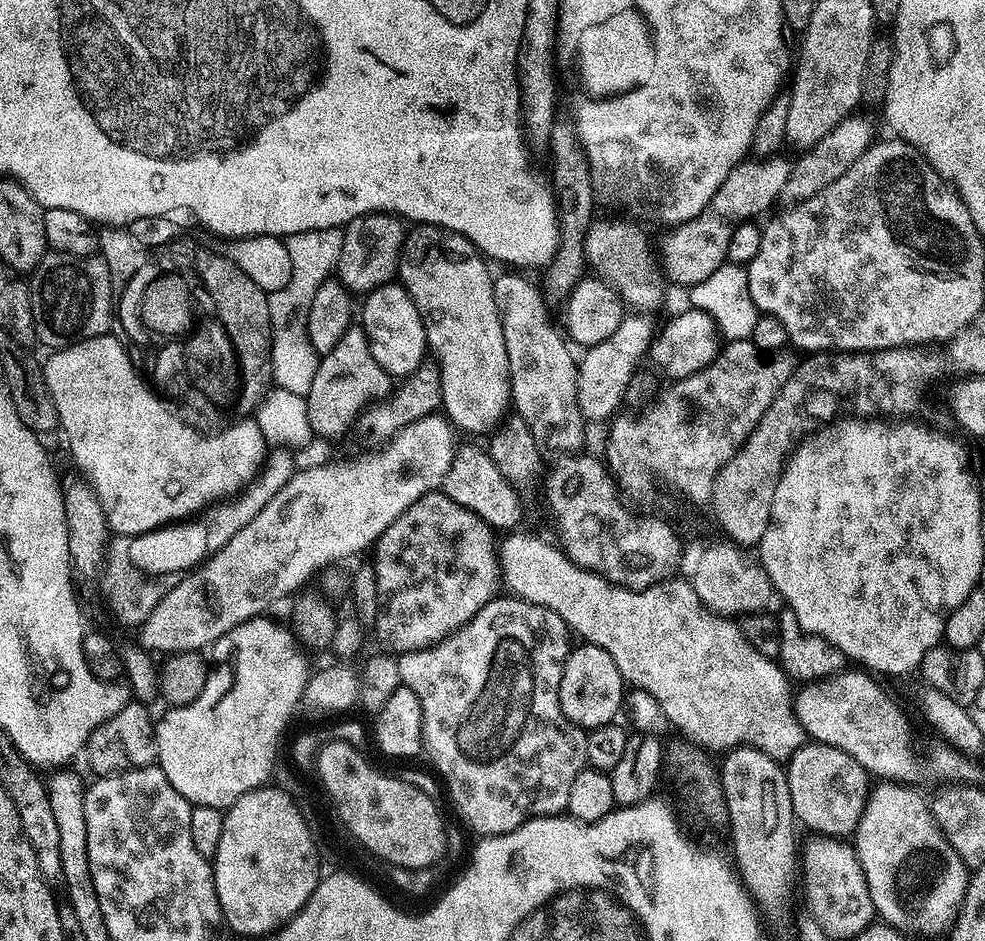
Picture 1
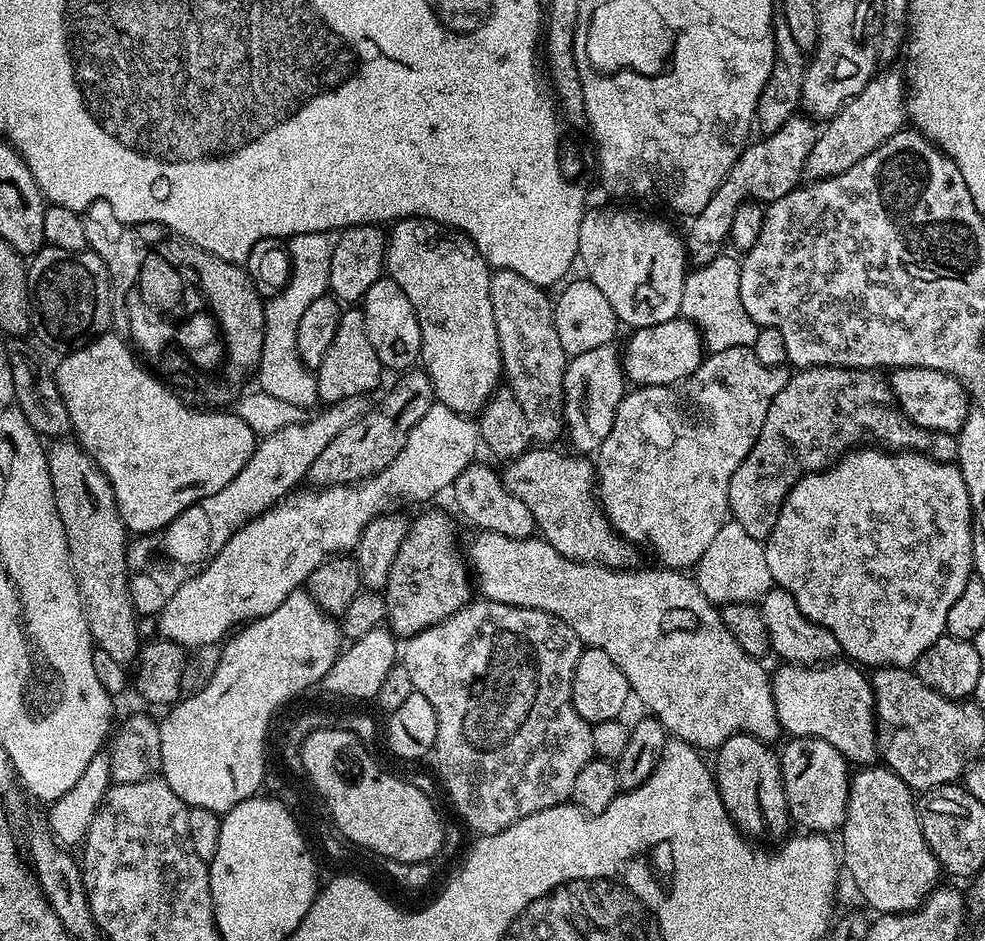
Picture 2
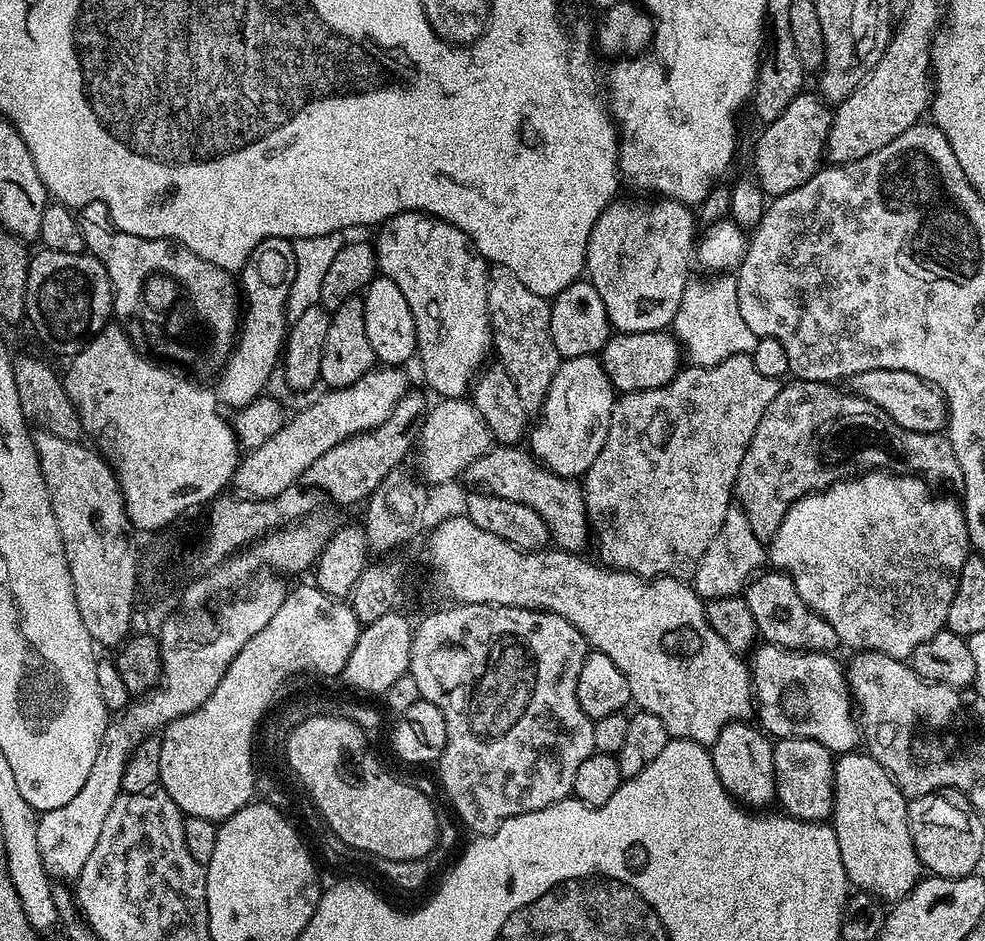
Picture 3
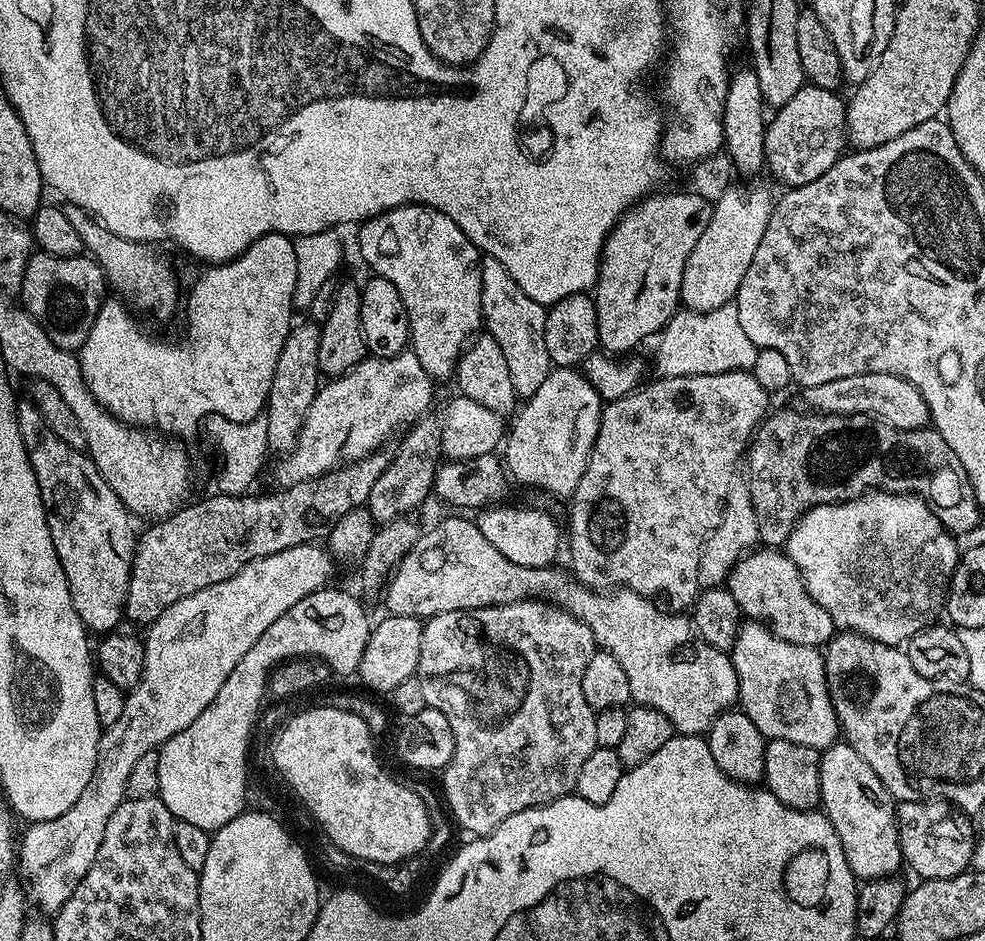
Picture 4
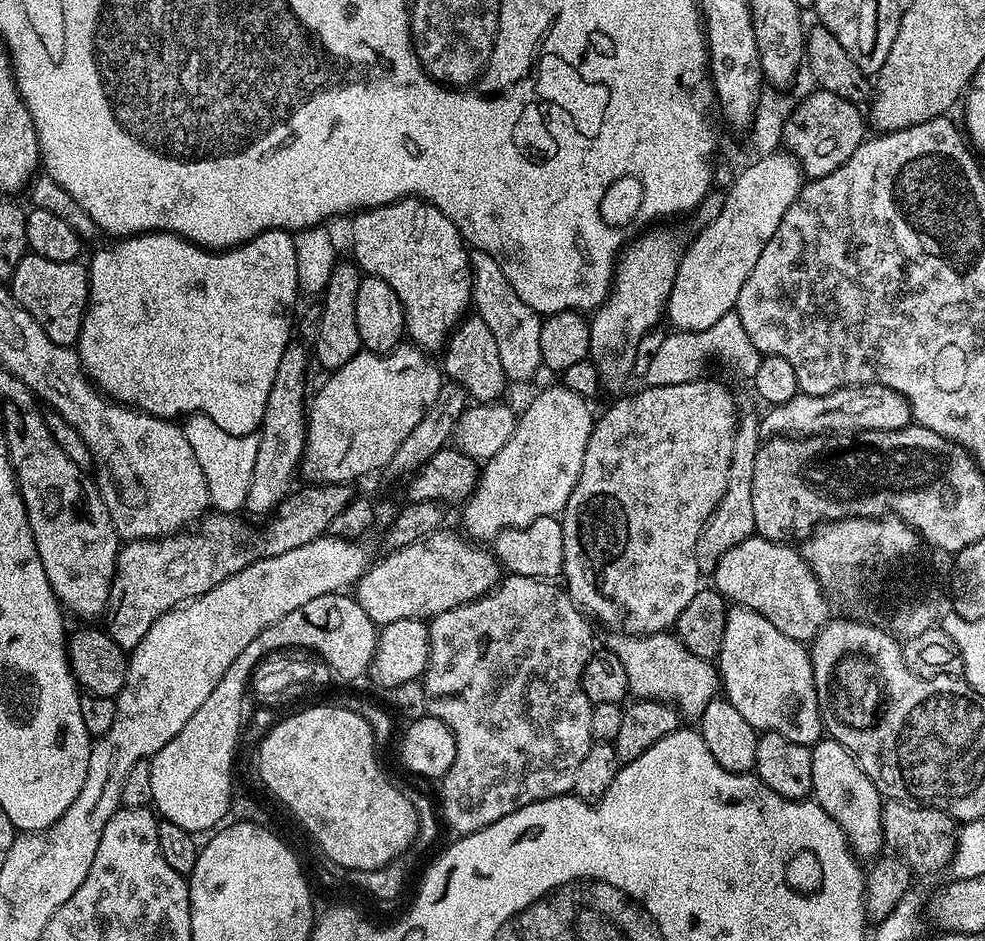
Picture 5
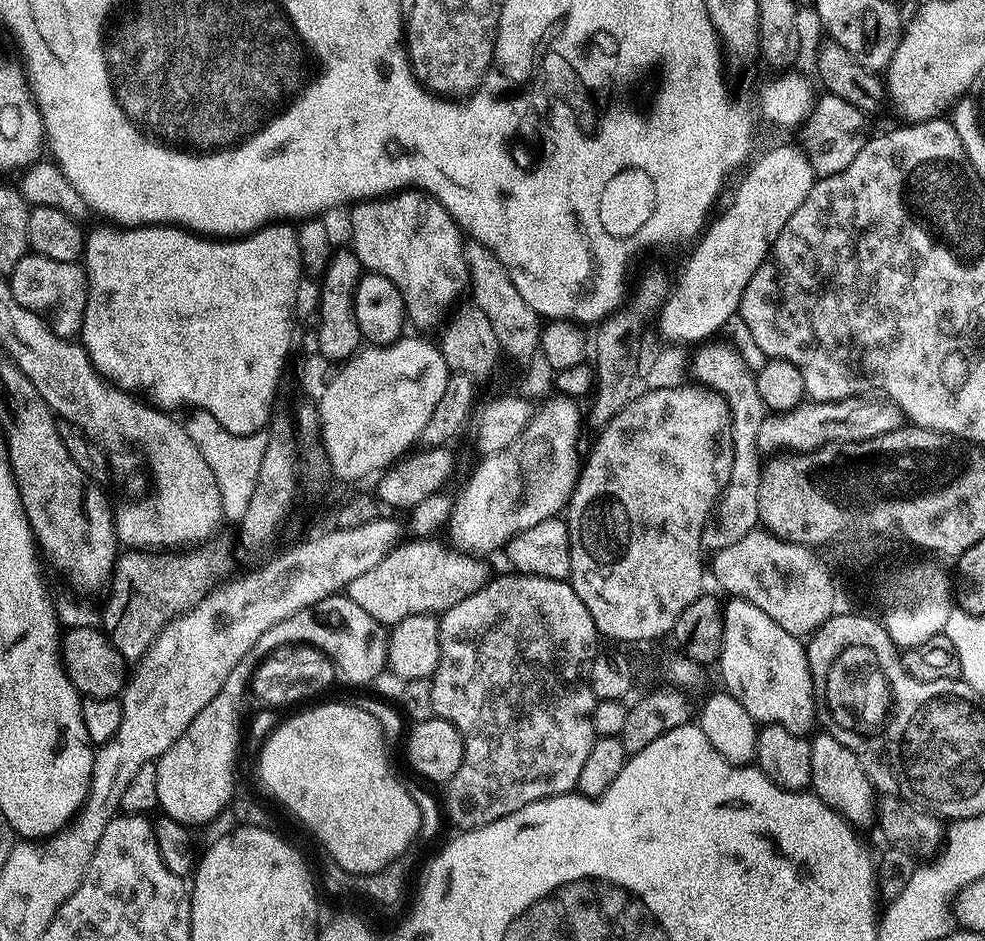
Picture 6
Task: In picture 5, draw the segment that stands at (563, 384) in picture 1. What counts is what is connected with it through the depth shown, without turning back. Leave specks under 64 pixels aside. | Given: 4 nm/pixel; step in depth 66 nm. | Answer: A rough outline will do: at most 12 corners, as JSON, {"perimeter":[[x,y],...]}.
{"perimeter":[[471,253],[472,304],[509,381],[542,368],[541,313],[490,254]]}

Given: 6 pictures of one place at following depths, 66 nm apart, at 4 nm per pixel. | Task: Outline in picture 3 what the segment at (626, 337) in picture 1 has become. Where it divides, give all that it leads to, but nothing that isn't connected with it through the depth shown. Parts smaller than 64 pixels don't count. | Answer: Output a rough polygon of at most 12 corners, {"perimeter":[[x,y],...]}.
{"perimeter":[[596,356],[564,360],[527,433],[554,474],[583,477],[618,393]]}

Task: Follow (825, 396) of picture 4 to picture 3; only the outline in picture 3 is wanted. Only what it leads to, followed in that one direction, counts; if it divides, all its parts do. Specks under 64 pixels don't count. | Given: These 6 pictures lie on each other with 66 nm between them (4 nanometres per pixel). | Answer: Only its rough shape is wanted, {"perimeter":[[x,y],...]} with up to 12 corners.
{"perimeter":[[906,370],[851,377],[897,429],[947,425],[943,392]]}

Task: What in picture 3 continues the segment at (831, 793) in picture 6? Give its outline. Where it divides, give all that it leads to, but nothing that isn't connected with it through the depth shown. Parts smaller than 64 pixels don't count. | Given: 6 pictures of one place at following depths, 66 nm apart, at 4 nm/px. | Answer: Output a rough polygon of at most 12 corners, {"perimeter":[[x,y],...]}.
{"perimeter":[[864,750],[834,760],[830,823],[853,889],[922,878],[908,800]]}

